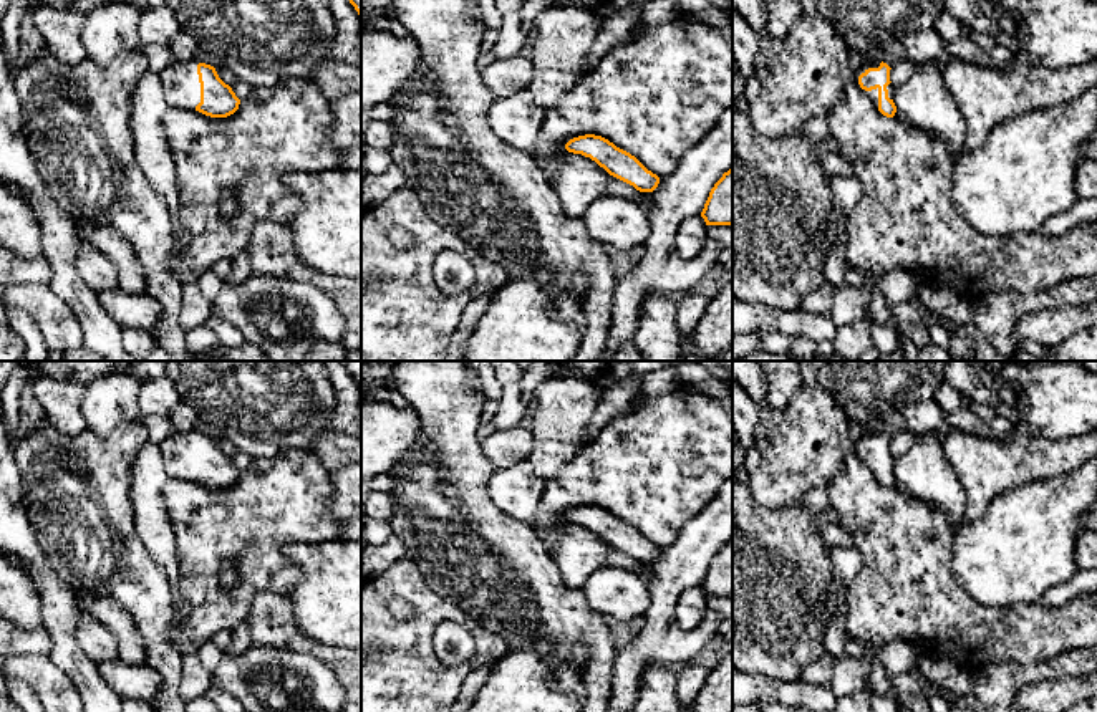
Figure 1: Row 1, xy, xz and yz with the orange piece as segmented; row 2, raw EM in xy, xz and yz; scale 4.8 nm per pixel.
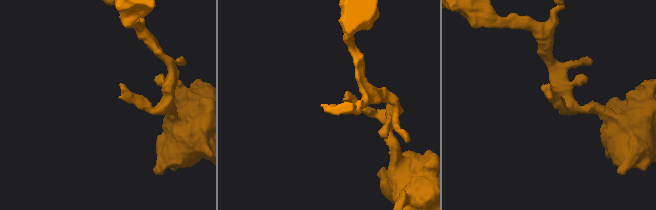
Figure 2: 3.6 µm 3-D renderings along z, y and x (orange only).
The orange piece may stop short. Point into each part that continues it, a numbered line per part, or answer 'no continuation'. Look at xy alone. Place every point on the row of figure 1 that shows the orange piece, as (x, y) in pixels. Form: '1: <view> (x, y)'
1: xy (179, 81)

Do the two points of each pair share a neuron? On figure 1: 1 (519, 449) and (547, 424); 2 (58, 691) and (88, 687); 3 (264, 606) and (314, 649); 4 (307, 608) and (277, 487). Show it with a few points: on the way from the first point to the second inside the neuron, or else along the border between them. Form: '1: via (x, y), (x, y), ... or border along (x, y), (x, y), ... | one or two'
1: border along (531, 431), (531, 454), (526, 459) | two
2: border along (52, 658), (80, 694) | two
3: via (275, 618), (302, 643) | one
4: border along (330, 538), (285, 548), (300, 573), (297, 583) | two

